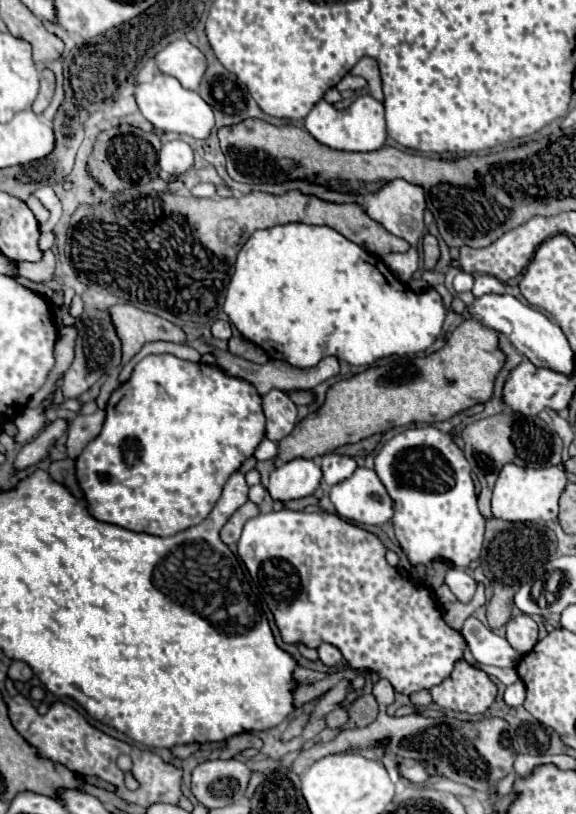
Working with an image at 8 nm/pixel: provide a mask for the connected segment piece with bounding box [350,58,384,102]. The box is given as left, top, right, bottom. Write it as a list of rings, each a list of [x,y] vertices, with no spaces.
[[[362,58],[362,60],[360,60],[360,62],[358,62],[350,72],[352,72],[352,74],[356,74],[356,76],[366,78],[368,88],[370,88],[370,94],[372,94],[378,102],[384,102],[380,70],[378,70],[378,62],[376,62],[374,58]]]

